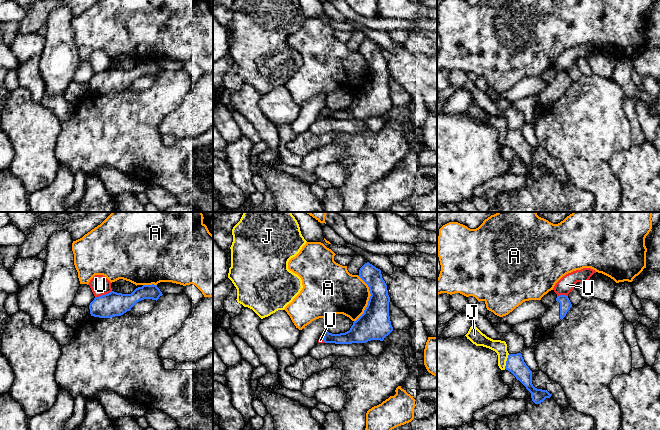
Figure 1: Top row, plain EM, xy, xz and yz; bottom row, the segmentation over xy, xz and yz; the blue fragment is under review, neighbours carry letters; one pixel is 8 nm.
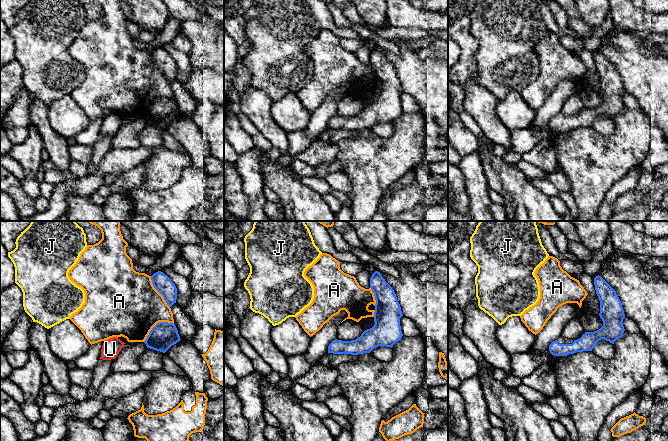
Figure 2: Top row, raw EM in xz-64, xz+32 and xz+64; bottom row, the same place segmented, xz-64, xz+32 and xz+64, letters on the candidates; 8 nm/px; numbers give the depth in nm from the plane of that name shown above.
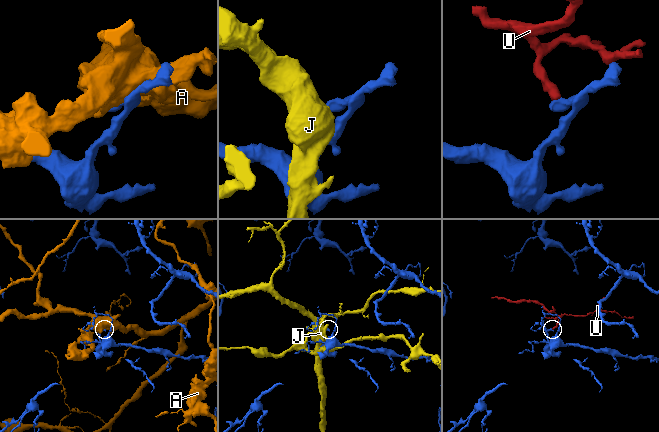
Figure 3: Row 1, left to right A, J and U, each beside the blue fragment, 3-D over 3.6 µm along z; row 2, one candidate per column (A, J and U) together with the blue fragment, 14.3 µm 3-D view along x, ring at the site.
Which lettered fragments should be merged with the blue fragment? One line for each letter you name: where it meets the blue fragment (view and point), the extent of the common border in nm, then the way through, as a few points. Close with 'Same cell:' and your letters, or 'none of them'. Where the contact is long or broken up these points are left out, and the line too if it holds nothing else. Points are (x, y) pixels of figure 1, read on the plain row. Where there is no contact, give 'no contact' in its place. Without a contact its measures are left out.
Same cell: none of them

